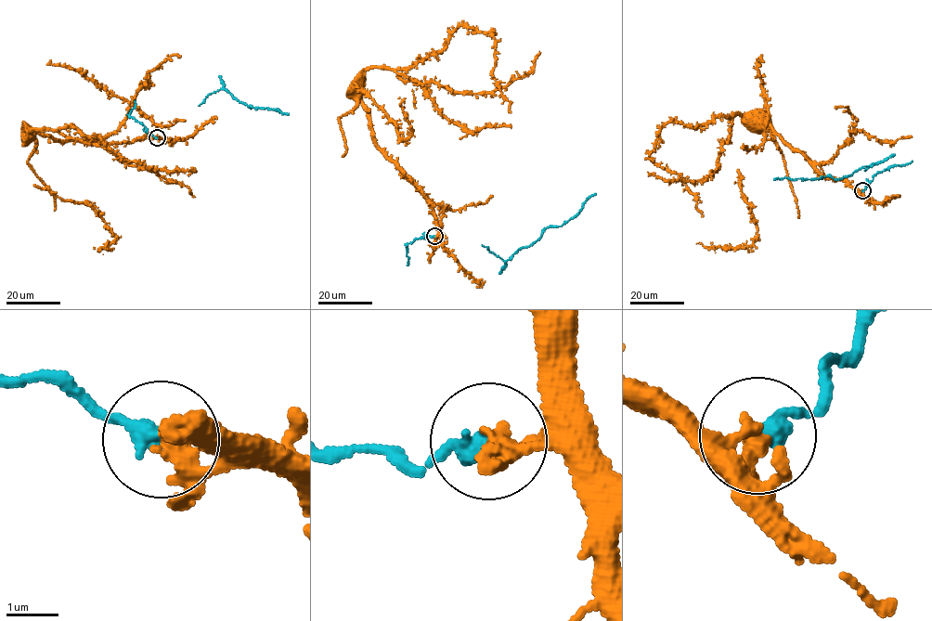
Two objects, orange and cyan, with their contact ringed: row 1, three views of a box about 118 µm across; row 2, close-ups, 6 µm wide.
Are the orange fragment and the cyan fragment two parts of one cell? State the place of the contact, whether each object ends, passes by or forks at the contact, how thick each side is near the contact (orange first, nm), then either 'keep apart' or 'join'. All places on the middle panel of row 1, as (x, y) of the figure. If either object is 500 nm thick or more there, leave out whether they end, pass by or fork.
(434, 236) | orange passes by | cyan ends | 280/380 nm | keep apart

